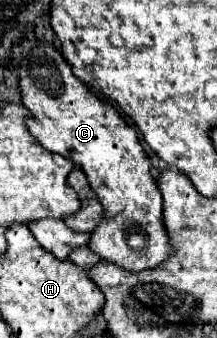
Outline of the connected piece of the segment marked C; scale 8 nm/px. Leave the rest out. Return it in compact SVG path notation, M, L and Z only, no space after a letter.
M41 43L37 49L33 49L31 57L23 61L19 83L21 83L23 105L33 115L27 121L33 137L45 149L49 149L57 155L63 155L63 157L71 159L77 167L81 167L105 209L103 223L99 223L99 227L93 231L89 249L95 255L99 255L99 259L119 265L121 269L131 271L131 273L139 273L143 269L153 269L155 265L161 265L163 261L167 261L173 253L173 247L169 241L167 227L163 223L163 199L161 199L157 181L151 175L151 159L147 157L145 149L141 147L135 129L125 123L125 119L115 111L113 105L97 99L89 91L89 87L73 75L69 63L63 59L63 55L53 45Z

